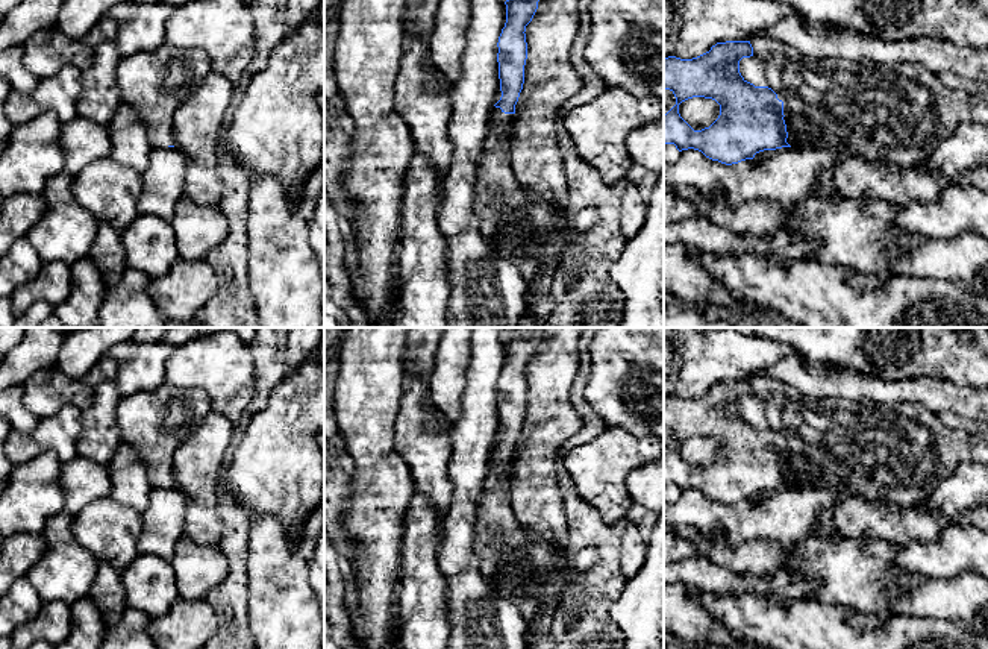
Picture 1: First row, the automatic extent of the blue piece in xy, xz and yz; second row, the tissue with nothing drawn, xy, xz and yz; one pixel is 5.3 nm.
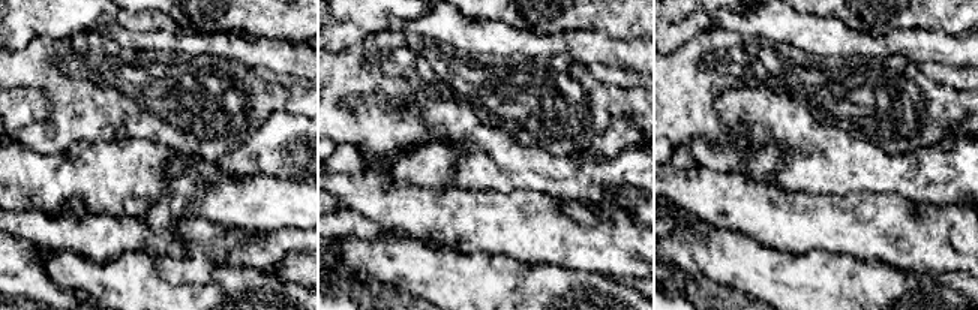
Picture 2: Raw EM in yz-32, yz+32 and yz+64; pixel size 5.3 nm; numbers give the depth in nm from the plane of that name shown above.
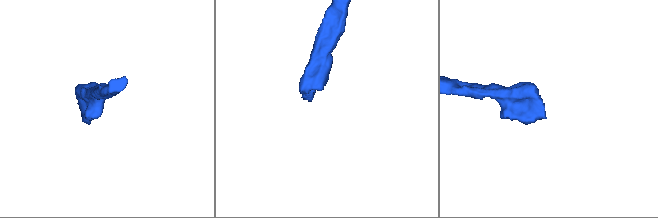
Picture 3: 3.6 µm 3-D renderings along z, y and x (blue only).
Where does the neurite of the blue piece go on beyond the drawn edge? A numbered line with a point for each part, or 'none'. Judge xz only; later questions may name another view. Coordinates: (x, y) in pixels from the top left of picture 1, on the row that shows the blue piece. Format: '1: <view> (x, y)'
1: xz (517, 229)

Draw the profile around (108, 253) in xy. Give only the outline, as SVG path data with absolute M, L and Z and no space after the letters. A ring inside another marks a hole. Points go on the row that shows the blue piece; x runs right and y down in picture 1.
M98 221L97 237L88 256L98 267L108 287L117 284L127 268L121 232L105 221Z

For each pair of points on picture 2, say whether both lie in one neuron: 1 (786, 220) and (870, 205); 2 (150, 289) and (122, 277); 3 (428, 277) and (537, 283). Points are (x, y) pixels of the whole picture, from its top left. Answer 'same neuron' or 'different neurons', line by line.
1: same neuron
2: same neuron
3: same neuron

